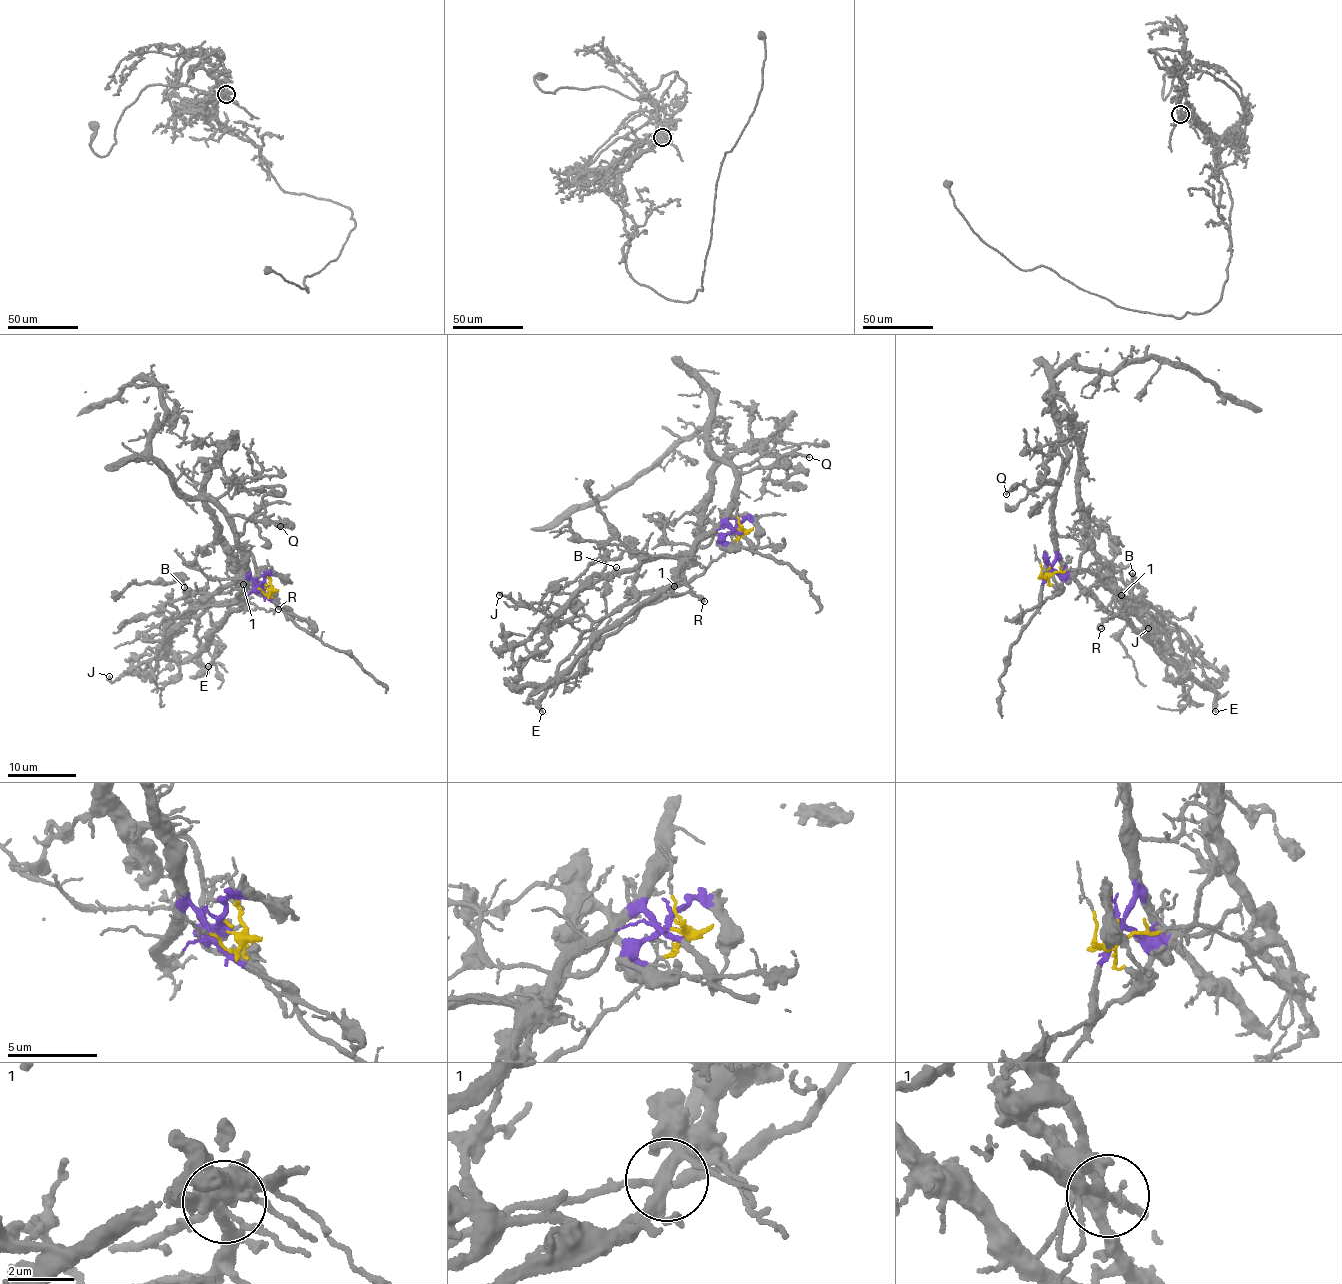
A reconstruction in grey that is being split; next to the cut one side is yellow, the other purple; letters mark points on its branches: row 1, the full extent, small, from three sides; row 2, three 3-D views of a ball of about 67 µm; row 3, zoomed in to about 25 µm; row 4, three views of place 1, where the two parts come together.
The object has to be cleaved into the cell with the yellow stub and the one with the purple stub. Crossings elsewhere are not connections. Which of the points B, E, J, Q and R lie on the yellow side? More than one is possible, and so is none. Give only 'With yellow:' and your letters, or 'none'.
With yellow: B, E, R

